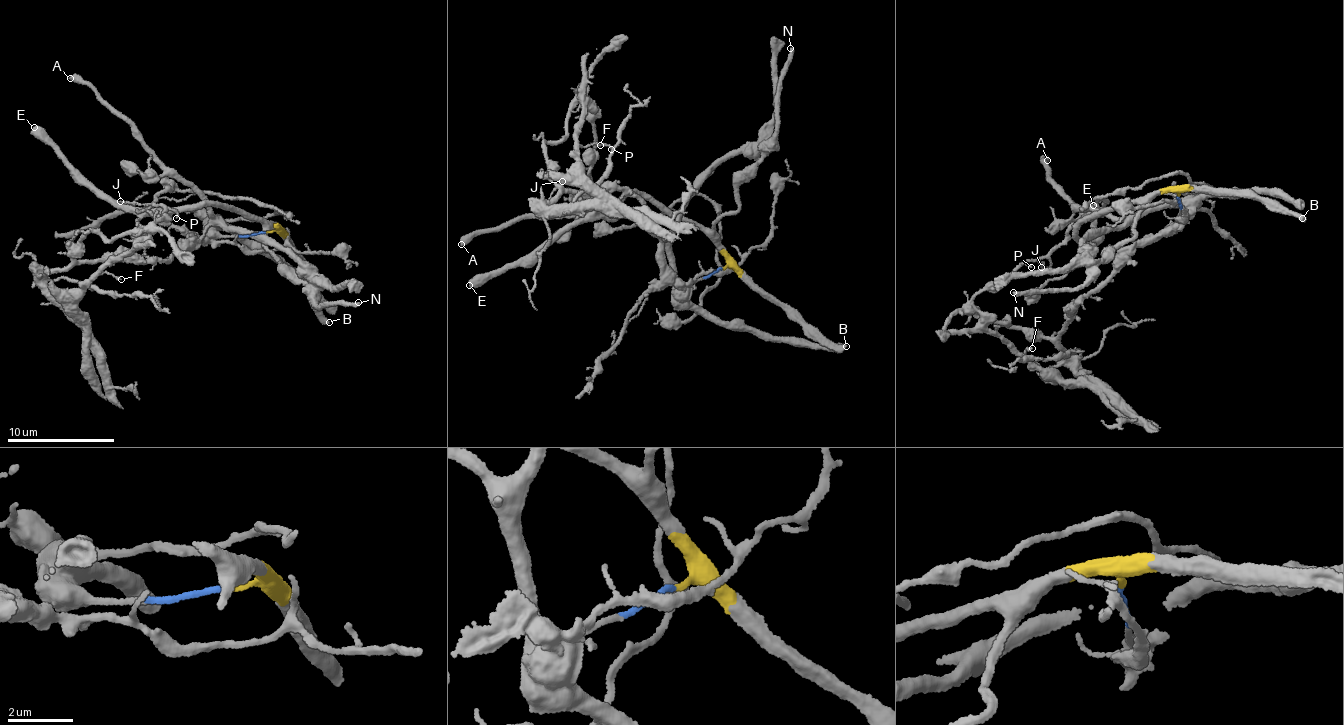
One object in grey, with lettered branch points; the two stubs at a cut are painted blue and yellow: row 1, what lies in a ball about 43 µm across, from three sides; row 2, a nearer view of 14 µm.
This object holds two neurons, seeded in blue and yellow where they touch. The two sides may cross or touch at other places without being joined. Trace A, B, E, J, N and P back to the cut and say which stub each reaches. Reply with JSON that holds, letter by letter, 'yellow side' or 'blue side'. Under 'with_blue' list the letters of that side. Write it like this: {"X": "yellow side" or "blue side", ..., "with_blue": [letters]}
{"A": "blue side", "B": "yellow side", "E": "yellow side", "J": "yellow side", "N": "yellow side", "P": "yellow side", "with_blue": ["A"]}

